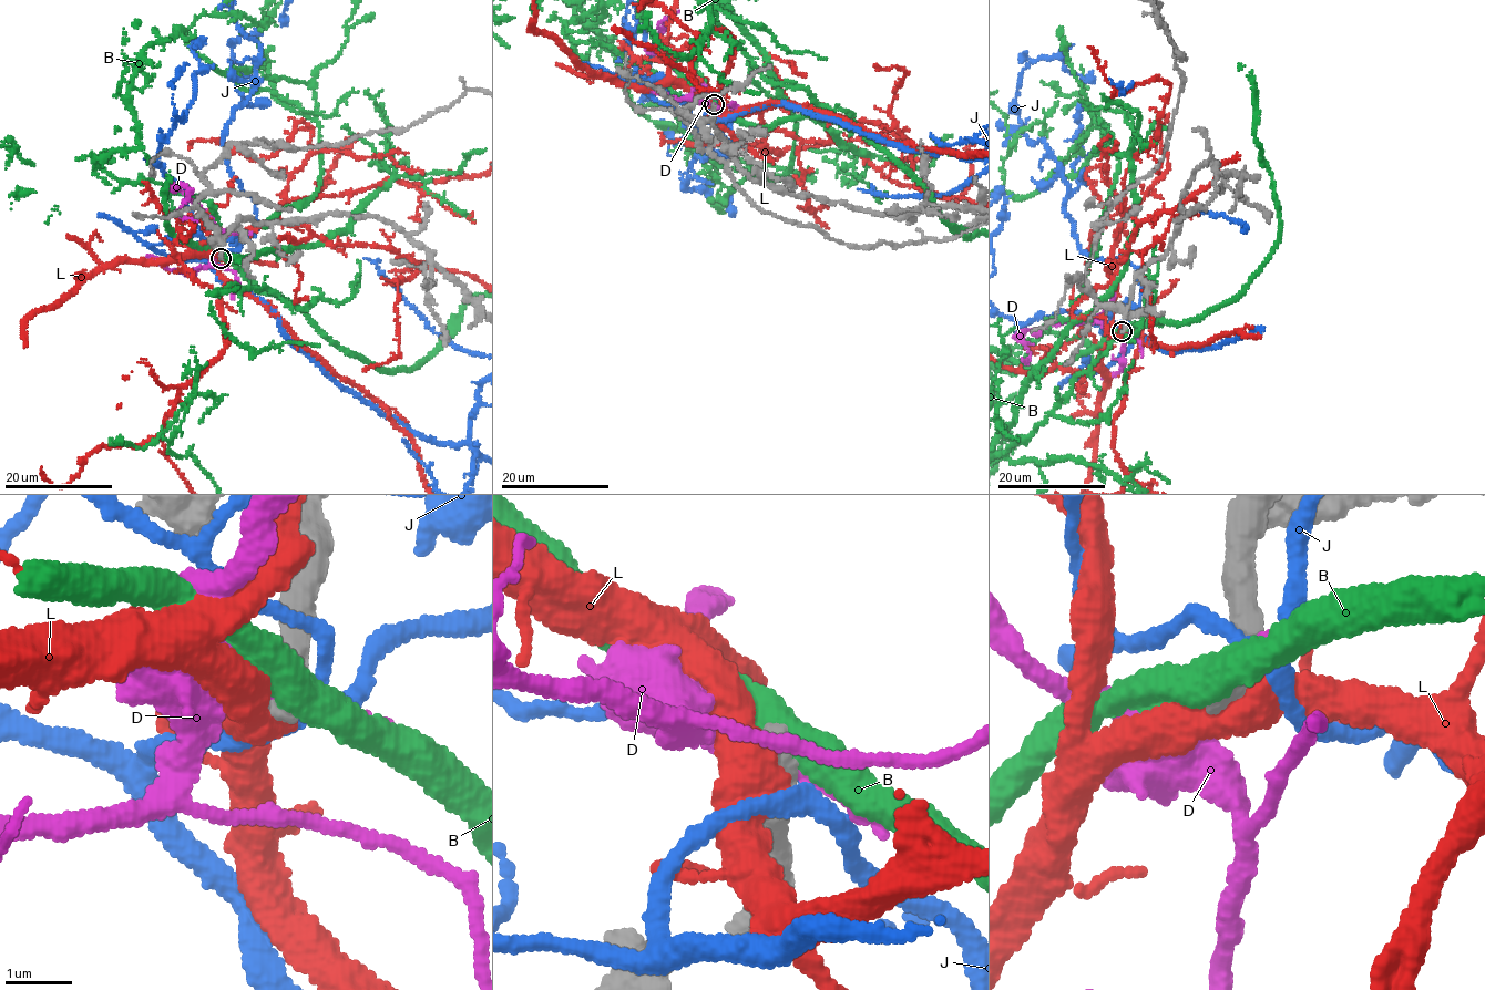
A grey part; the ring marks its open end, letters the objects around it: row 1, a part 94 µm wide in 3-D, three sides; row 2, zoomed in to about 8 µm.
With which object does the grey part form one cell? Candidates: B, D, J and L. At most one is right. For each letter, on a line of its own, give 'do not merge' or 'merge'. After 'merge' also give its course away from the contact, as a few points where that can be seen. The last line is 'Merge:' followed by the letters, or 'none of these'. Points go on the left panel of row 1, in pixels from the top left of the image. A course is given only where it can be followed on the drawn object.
B: do not merge
D: do not merge
J: do not merge
L: do not merge
Merge: none of these

